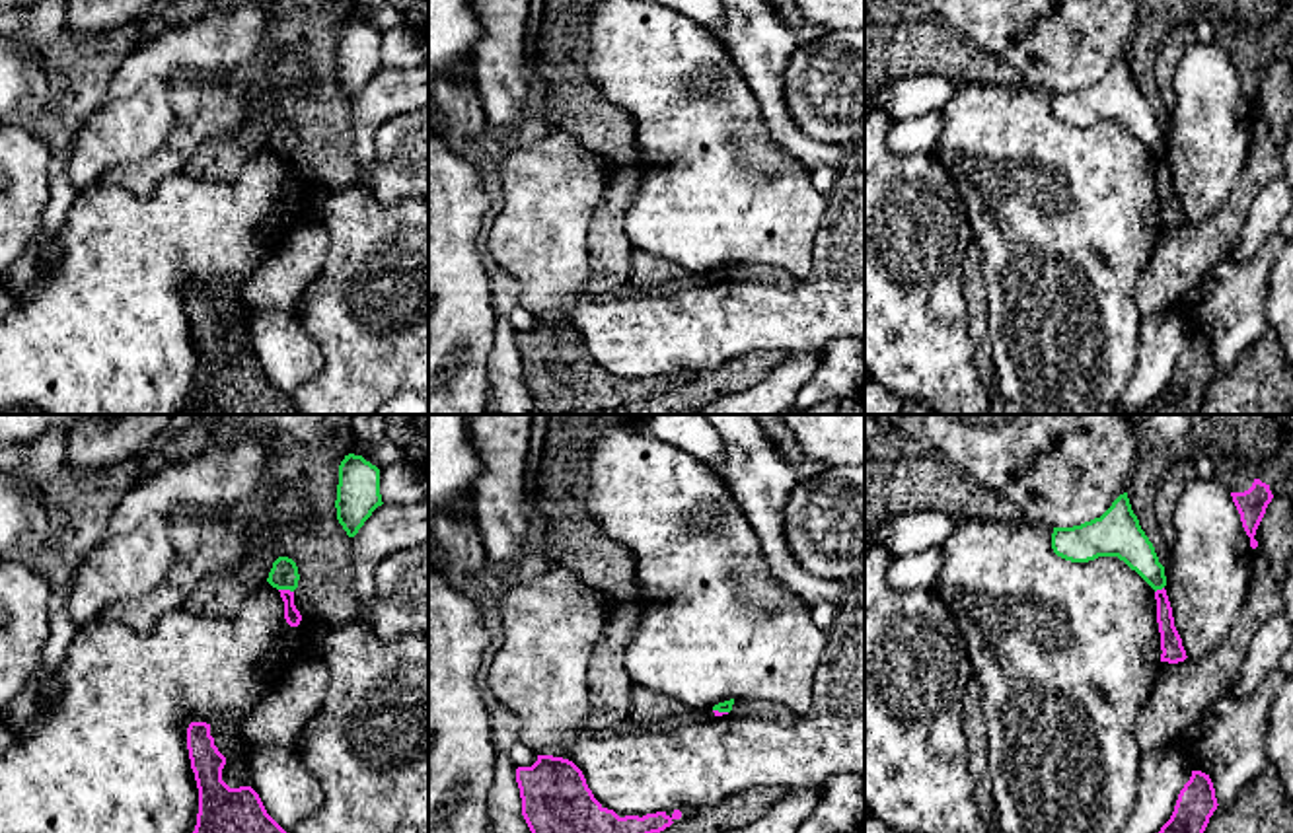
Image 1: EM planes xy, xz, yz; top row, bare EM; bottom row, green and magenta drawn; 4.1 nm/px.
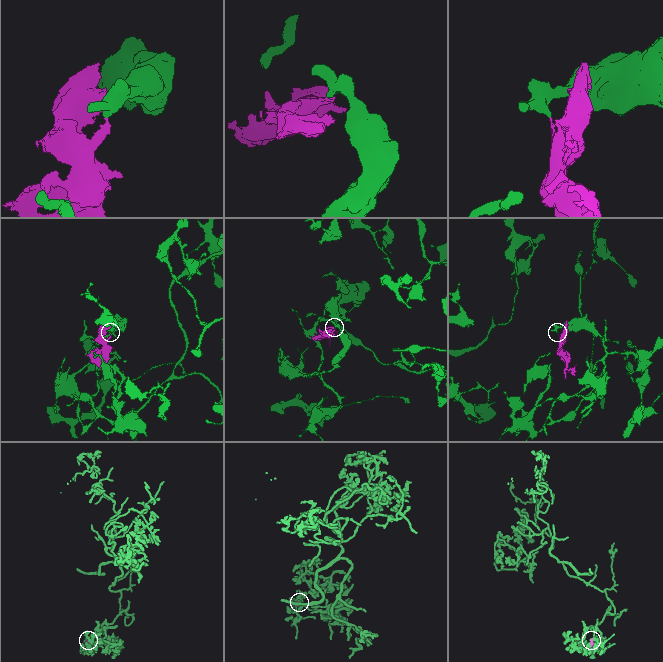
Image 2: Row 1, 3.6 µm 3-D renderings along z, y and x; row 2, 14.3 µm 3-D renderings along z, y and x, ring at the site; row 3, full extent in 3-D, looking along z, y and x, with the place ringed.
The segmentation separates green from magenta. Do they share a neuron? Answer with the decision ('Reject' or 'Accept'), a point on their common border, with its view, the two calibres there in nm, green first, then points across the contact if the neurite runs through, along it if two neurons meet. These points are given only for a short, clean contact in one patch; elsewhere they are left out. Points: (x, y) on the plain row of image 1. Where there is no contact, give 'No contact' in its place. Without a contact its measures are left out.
Reject. Touches green at xy (287, 152). Thickness 120 nm (green) against 70 nm. Boundary: xy (279, 152), (293, 156)

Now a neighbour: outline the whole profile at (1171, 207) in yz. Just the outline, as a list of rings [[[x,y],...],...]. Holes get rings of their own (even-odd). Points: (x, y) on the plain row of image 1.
[[[1157,154],[1155,156],[1157,163],[1157,187],[1159,187],[1159,197],[1161,197],[1161,226],[1168,228],[1178,228],[1184,226],[1186,214],[1182,210],[1182,202],[1174,191],[1174,181],[1172,181],[1172,171],[1166,160],[1166,154]]]

